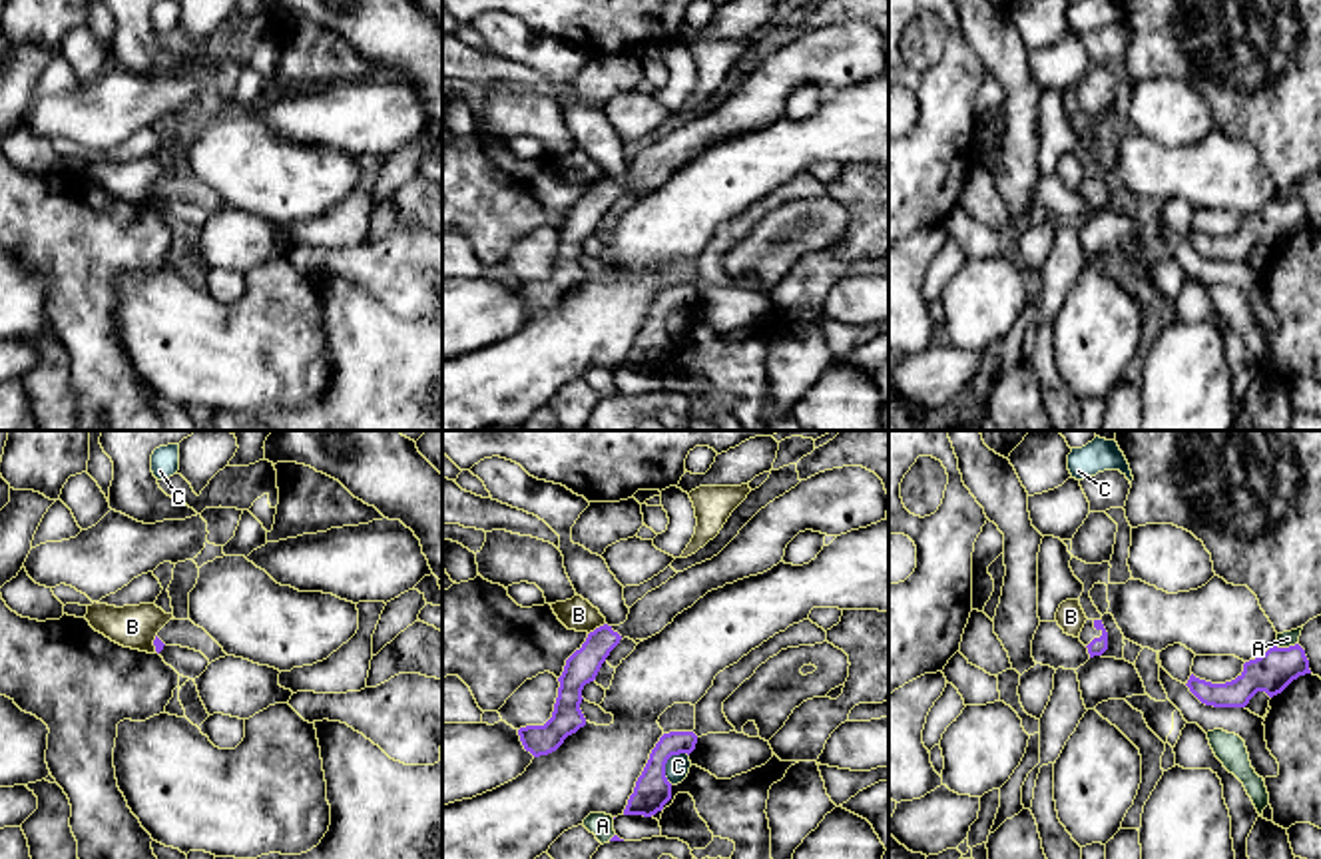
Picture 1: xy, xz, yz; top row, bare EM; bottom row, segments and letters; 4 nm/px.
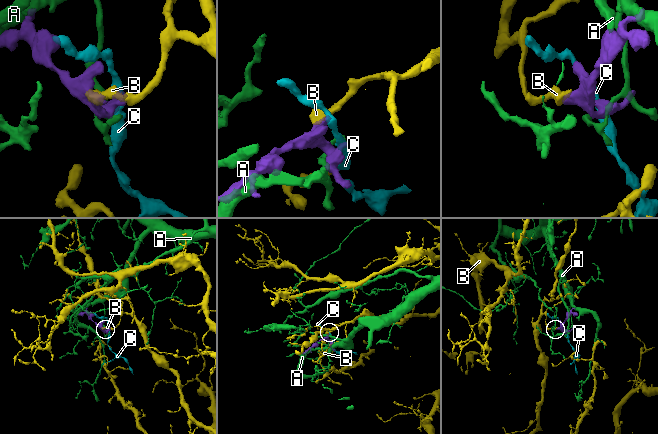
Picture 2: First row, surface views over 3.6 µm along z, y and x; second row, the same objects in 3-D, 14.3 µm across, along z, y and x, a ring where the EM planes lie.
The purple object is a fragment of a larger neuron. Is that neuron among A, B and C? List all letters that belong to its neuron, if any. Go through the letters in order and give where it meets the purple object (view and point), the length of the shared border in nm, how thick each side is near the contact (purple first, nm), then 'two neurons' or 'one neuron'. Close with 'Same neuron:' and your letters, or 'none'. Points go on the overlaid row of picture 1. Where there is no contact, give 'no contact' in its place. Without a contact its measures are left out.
A: contact yz (1286, 648); length 100 nm; calibres 170 and 60 nm; two neurons
B: contact xz (596, 628); length 90 nm; calibres 140 and 130 nm; two neurons
C: contact xz (666, 762); length 150 nm; calibres 150 and 100 nm; two neurons
Same neuron: none

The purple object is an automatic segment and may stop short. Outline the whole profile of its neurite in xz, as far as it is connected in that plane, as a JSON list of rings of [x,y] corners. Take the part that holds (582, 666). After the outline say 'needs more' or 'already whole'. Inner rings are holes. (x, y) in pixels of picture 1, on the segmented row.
[[[843,466],[801,480],[761,508],[739,534],[711,560],[677,572],[638,600],[620,626],[600,626],[588,634],[558,678],[558,698],[544,725],[518,729],[534,757],[556,751],[586,725],[582,690],[594,682],[610,652],[624,640],[648,640],[707,592],[763,574],[783,562],[787,544],[805,530],[841,536],[887,518],[889,492],[883,480],[863,466]]]; needs more

